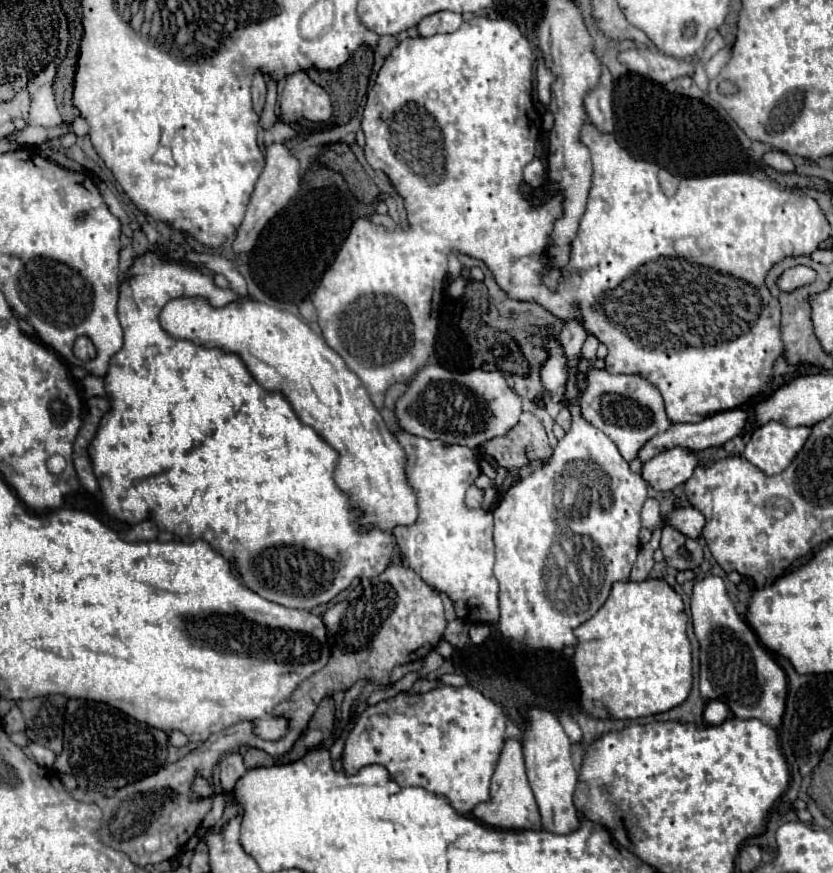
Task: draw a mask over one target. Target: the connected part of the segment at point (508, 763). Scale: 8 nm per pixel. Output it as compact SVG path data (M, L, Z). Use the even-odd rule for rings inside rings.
M506 739L504 749L498 761L498 767L492 777L492 787L490 787L492 799L488 803L480 803L474 811L472 817L482 821L484 825L490 825L494 829L542 829L540 823L540 813L538 805L534 801L532 789L528 785L528 775L526 775L526 765L524 765L524 749L520 739Z

